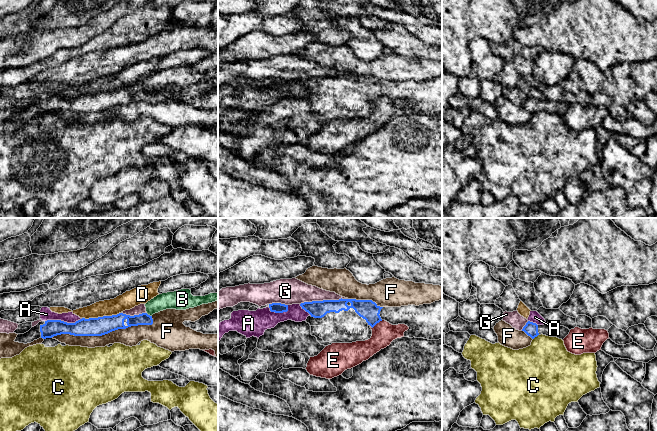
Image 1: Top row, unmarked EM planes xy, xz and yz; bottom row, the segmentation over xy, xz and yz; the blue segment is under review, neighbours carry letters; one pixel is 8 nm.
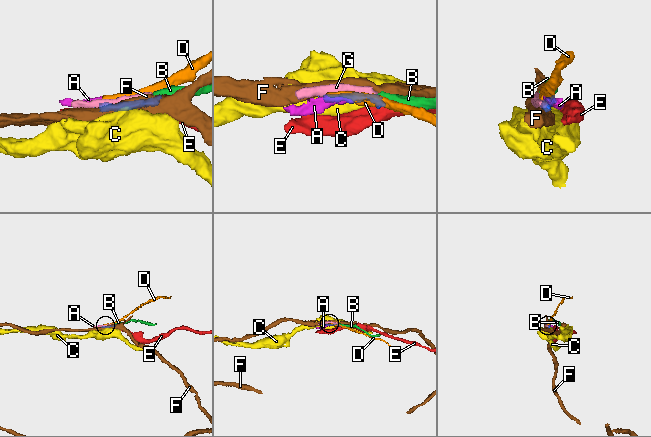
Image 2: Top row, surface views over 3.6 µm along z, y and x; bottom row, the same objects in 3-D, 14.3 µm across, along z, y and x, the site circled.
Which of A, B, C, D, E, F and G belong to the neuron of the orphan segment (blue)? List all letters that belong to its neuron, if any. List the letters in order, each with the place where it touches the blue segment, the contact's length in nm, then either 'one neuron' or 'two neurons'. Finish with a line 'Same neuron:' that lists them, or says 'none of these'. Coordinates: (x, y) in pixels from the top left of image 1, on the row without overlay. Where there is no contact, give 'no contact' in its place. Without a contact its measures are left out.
A: contact xy (63, 97); length 300 nm; two neurons
B: contact xy (149, 91); length 50 nm; two neurons
C: contact yz (535, 112); length 60 nm; two neurons
D: contact xy (101, 93); length 320 nm; two neurons
E: contact xz (375, 100); length 120 nm; two neurons
F: contact xy (103, 110); length 850 nm; two neurons
G: contact xz (323, 76); length 380 nm; two neurons
Same neuron: none of these

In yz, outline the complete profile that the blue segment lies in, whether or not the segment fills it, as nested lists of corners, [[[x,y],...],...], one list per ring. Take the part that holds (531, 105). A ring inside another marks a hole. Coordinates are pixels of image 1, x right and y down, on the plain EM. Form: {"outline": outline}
{"outline": [[[530,97],[526,99],[522,107],[524,107],[532,115],[543,110],[550,113],[557,113],[562,116],[570,108],[570,106],[564,102],[554,102],[548,99],[545,99],[544,101],[537,101],[536,99]]]}

